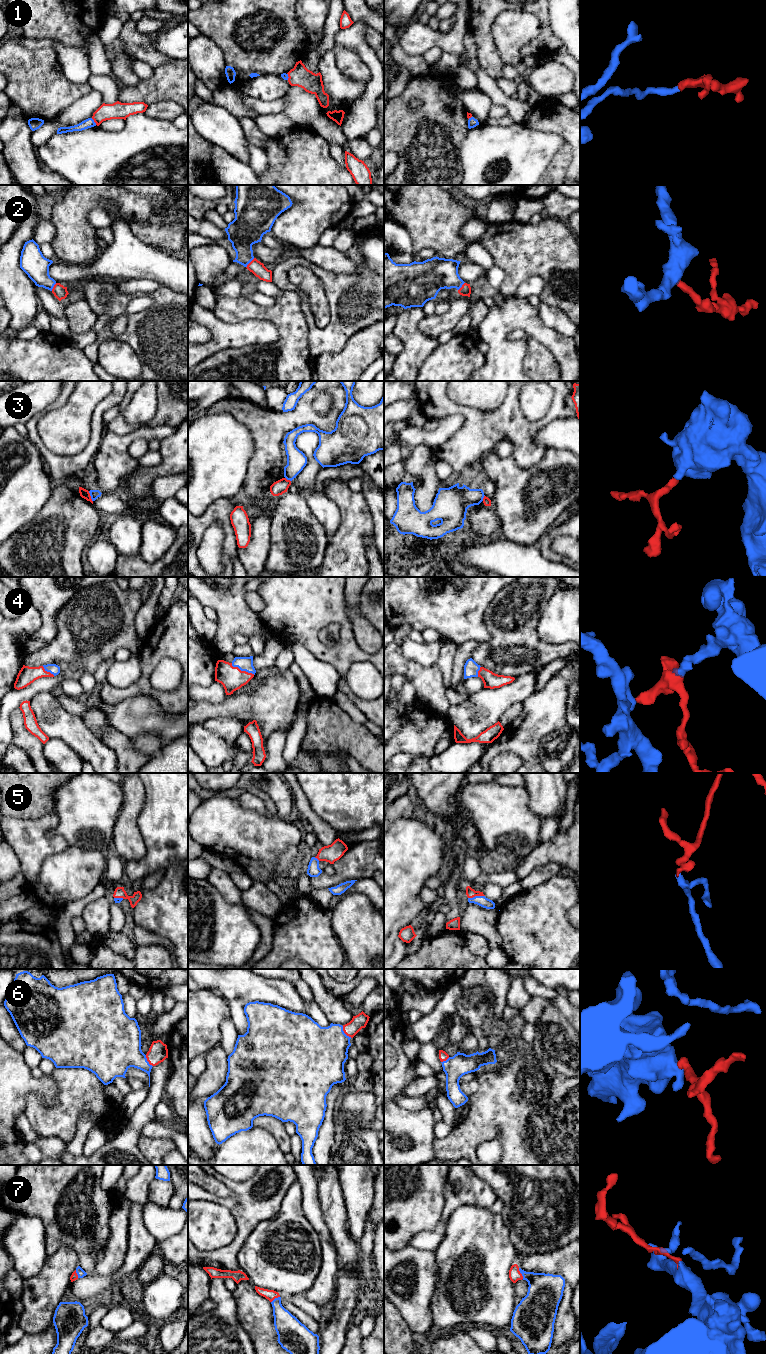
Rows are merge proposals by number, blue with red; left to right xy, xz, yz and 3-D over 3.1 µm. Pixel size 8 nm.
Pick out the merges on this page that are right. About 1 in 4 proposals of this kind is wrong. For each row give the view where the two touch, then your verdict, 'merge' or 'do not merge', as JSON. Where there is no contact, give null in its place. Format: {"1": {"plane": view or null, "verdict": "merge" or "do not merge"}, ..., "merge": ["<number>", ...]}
{"1": {"plane": "xy", "verdict": "merge"}, "2": {"plane": "xz", "verdict": "merge"}, "3": {"plane": "xy", "verdict": "do not merge"}, "4": {"plane": "xz", "verdict": "merge"}, "5": {"plane": "yz", "verdict": "merge"}, "6": {"plane": "xz", "verdict": "merge"}, "7": {"plane": "yz", "verdict": "merge"}, "merge": ["1", "2", "4", "5", "6", "7"]}

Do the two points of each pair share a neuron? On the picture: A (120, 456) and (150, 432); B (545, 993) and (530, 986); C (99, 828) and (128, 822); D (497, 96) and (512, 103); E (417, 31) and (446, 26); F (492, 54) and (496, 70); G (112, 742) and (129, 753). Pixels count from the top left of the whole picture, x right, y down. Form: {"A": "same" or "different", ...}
{"A": "same", "B": "same", "C": "different", "D": "same", "E": "different", "F": "same", "G": "same"}

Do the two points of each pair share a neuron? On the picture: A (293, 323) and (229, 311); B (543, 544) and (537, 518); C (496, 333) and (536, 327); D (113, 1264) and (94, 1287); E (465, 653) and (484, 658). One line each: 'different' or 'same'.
A: same
B: different
C: same
D: different
E: different

